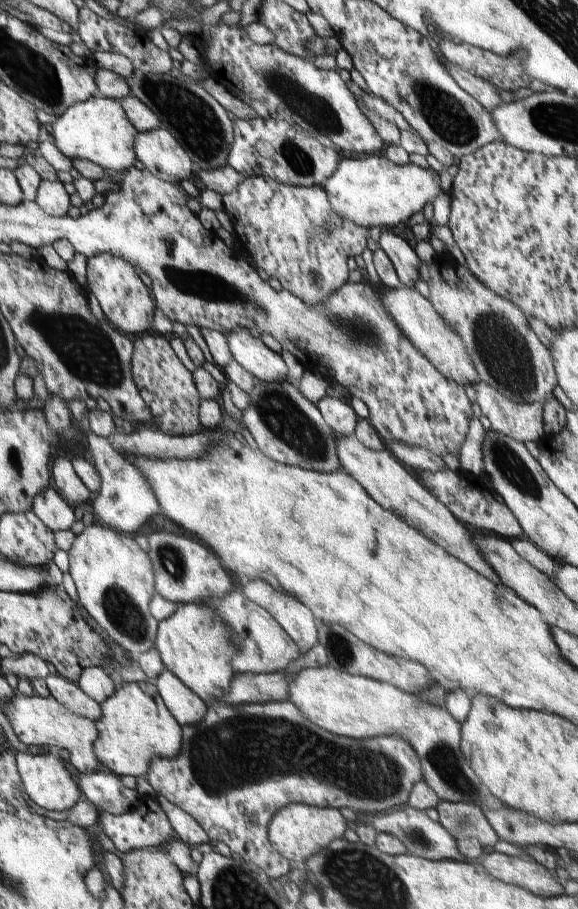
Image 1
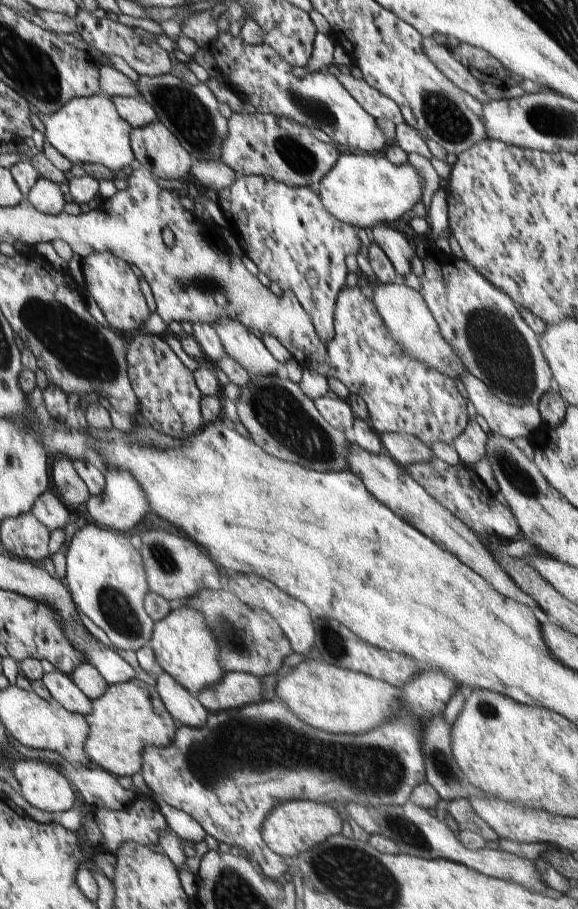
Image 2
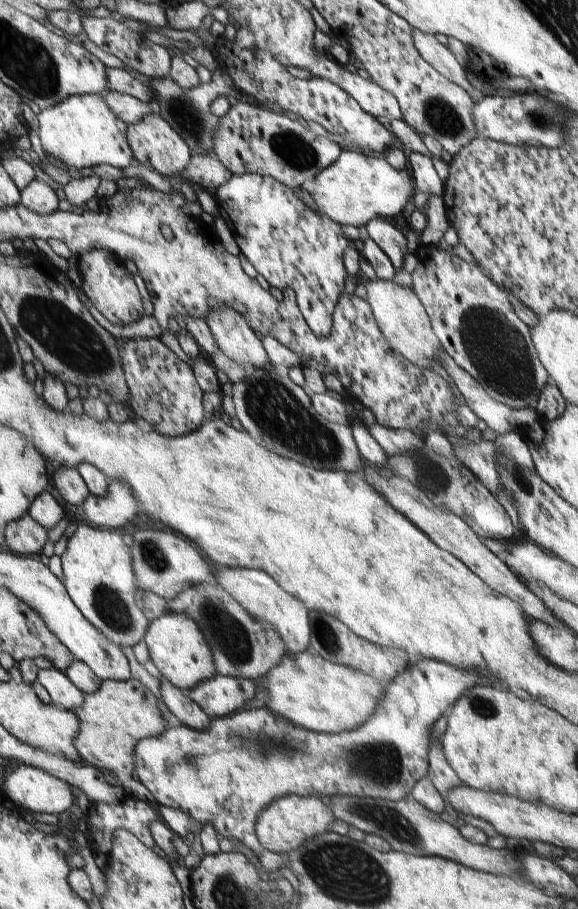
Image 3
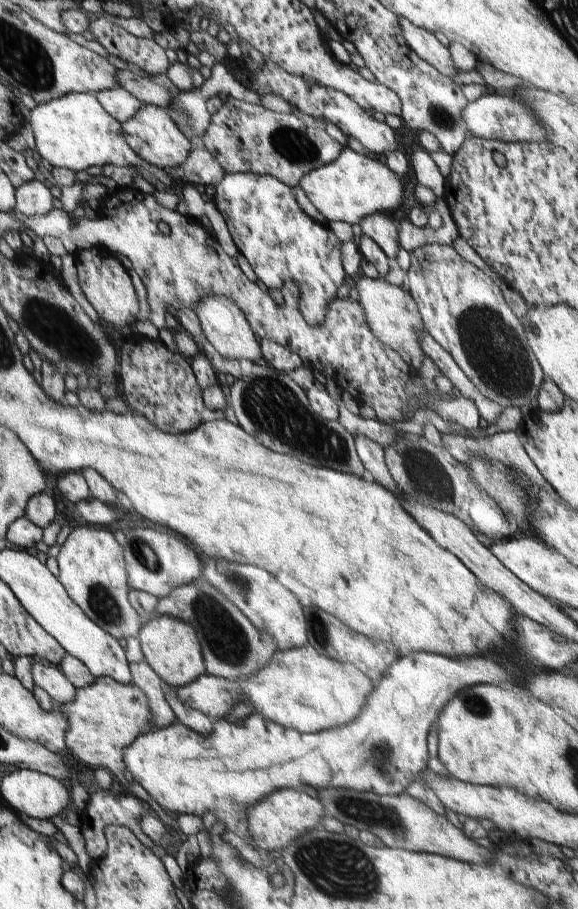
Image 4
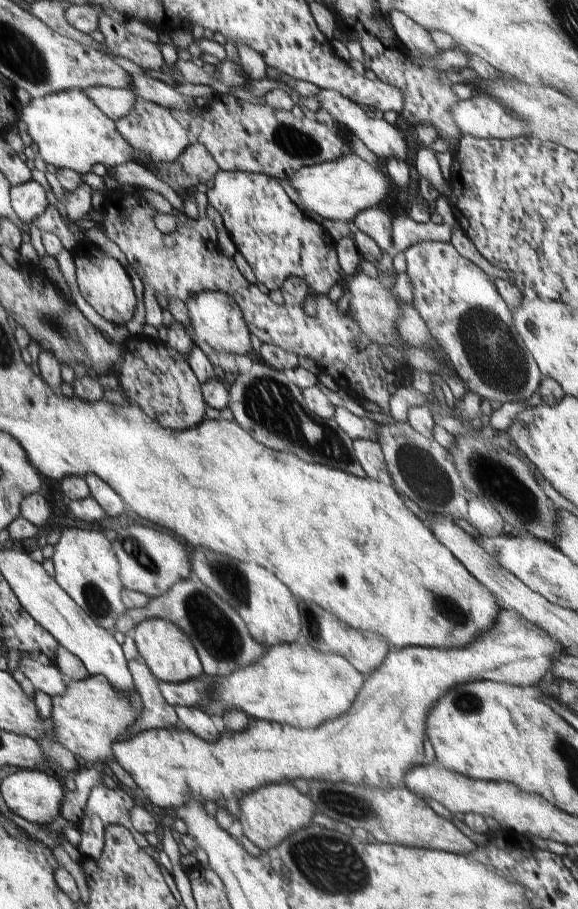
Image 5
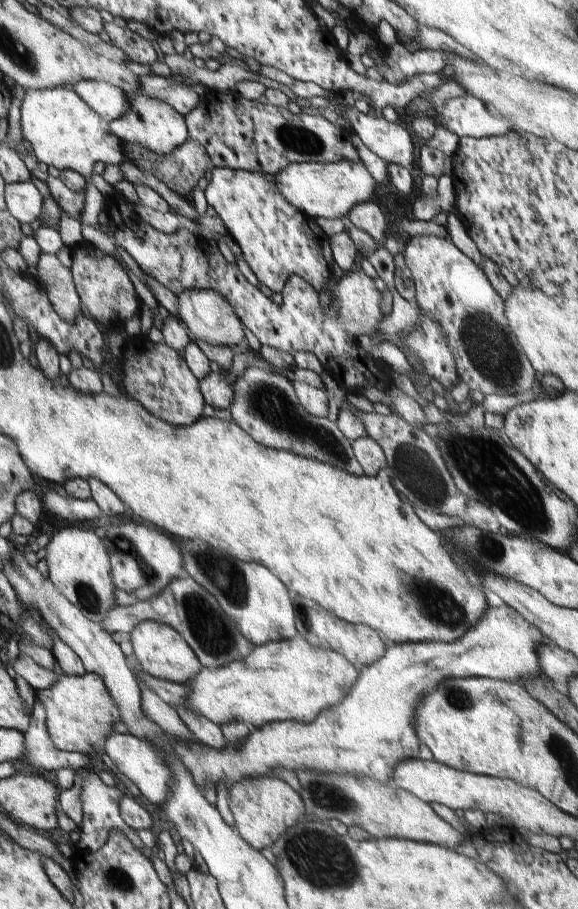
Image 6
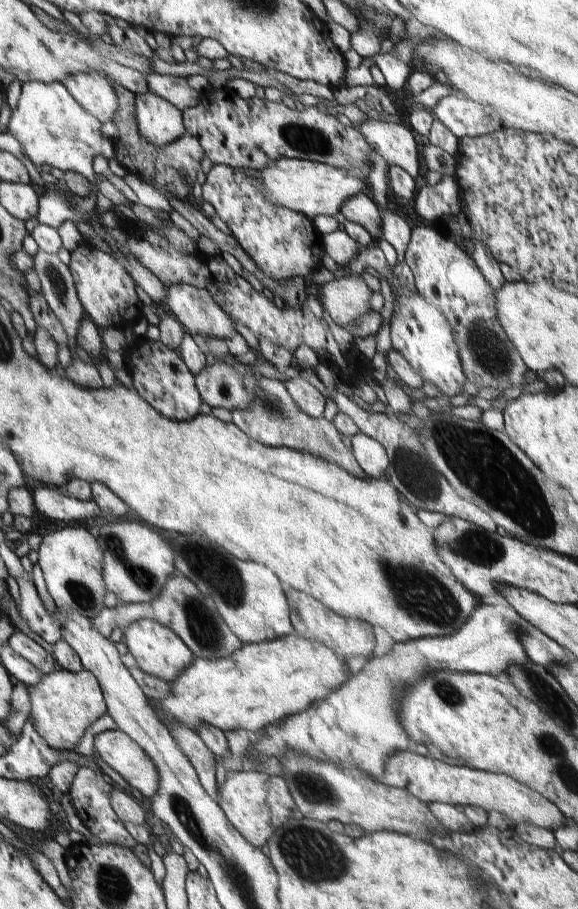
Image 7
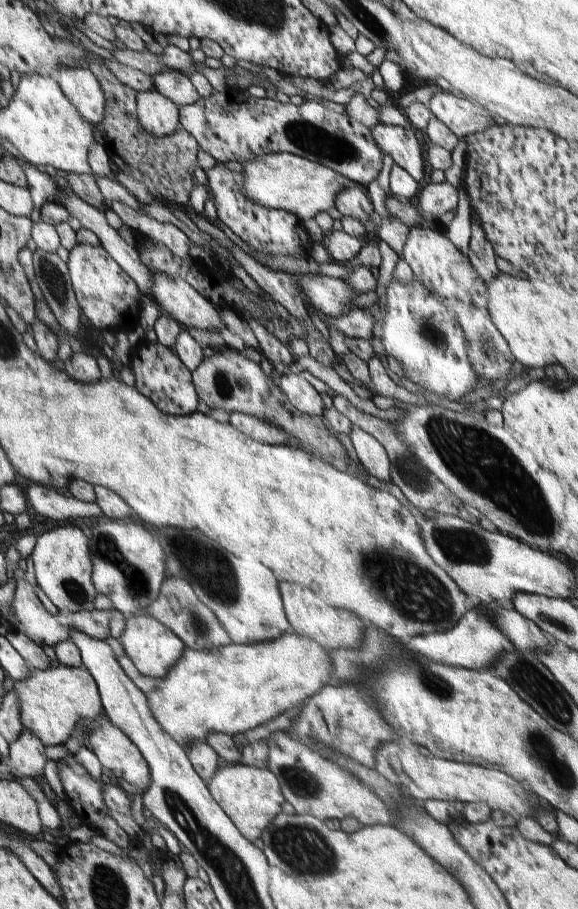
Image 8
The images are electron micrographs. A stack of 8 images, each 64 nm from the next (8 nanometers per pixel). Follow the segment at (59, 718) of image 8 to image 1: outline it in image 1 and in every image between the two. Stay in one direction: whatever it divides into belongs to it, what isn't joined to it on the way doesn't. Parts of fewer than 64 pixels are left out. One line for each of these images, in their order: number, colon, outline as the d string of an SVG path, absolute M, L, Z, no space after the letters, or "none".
1: M153 680L121 684L99 704L101 718L95 720L97 740L93 752L103 770L115 776L143 776L153 758L175 758L181 752L181 726L161 700Z
2: M127 680L123 684L109 684L107 692L97 700L91 700L91 712L85 716L89 734L83 742L89 764L107 770L113 776L133 776L141 772L141 752L145 746L167 746L175 736L171 714L157 694L157 688L143 684L141 680Z
3: M101 680L93 692L83 692L81 704L77 708L69 708L69 712L73 712L77 720L77 734L73 736L71 744L79 760L101 772L107 774L111 772L111 776L119 780L123 792L129 798L155 804L149 792L131 778L133 748L137 748L137 740L157 736L165 730L165 722L161 720L155 698L149 694L149 690L135 680L127 680L127 682Z
4: M97 676L91 684L77 686L73 690L71 700L55 706L57 714L65 720L63 744L67 756L75 760L77 766L103 766L115 776L115 780L121 780L121 772L125 770L121 762L121 748L129 746L137 734L151 732L143 692L135 684L121 686L105 676Z
5: M87 676L81 680L65 680L65 690L61 694L49 696L49 722L51 722L51 736L53 740L67 752L75 754L81 762L105 762L111 758L111 744L113 740L125 738L125 728L139 718L141 712L141 698L133 694L131 698L113 692L109 680L103 676Z
6: M57 672L57 678L49 688L35 692L35 704L43 706L47 736L55 748L63 752L87 754L87 750L95 748L101 754L101 746L111 734L109 724L119 720L117 706L113 704L101 676L87 672L83 676L65 676Z
7: M55 668L55 672L41 674L35 686L25 686L29 694L29 720L35 726L35 732L51 746L55 752L63 752L73 746L73 742L83 734L83 730L107 712L107 704L99 686L99 680L93 672L67 672Z

